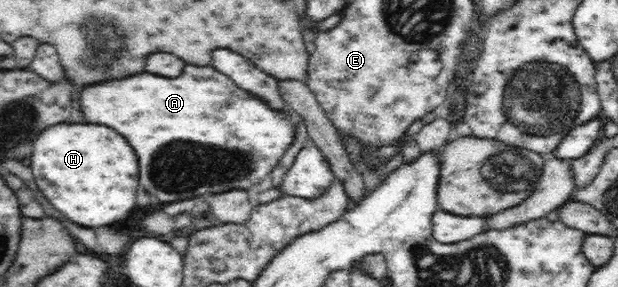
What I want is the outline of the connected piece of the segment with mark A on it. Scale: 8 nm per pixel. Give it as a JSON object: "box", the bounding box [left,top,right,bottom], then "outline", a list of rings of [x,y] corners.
{"box":[80,65,297,206],"outline":[[[186,65],[186,69],[184,69],[184,73],[180,75],[180,77],[174,77],[174,79],[166,79],[166,77],[158,77],[158,75],[150,75],[150,73],[138,73],[138,75],[132,75],[132,77],[126,77],[126,79],[120,79],[120,81],[106,81],[106,83],[100,83],[100,85],[92,85],[92,87],[88,87],[88,89],[84,89],[82,91],[82,97],[80,97],[80,101],[82,101],[82,111],[84,111],[84,117],[86,117],[86,121],[88,123],[98,123],[98,125],[108,125],[108,127],[112,127],[112,129],[116,129],[120,135],[124,135],[126,139],[128,139],[128,143],[136,149],[136,155],[138,155],[138,159],[140,159],[140,187],[142,189],[146,189],[148,193],[152,193],[151,197],[153,202],[160,204],[163,206],[172,201],[182,201],[182,199],[192,199],[193,197],[203,196],[204,194],[217,194],[224,193],[230,190],[238,190],[238,189],[250,189],[252,185],[255,183],[260,183],[268,173],[280,163],[280,159],[282,159],[282,155],[286,153],[286,149],[294,143],[294,135],[296,135],[296,127],[294,124],[297,122],[297,117],[293,113],[285,113],[285,111],[275,111],[268,102],[260,101],[260,99],[256,99],[256,97],[252,97],[252,95],[248,95],[248,91],[244,91],[244,89],[240,89],[240,87],[236,87],[236,83],[230,79],[230,77],[226,77],[226,75],[222,75],[222,73],[218,73],[217,69],[212,67],[196,67],[196,65]]]}

